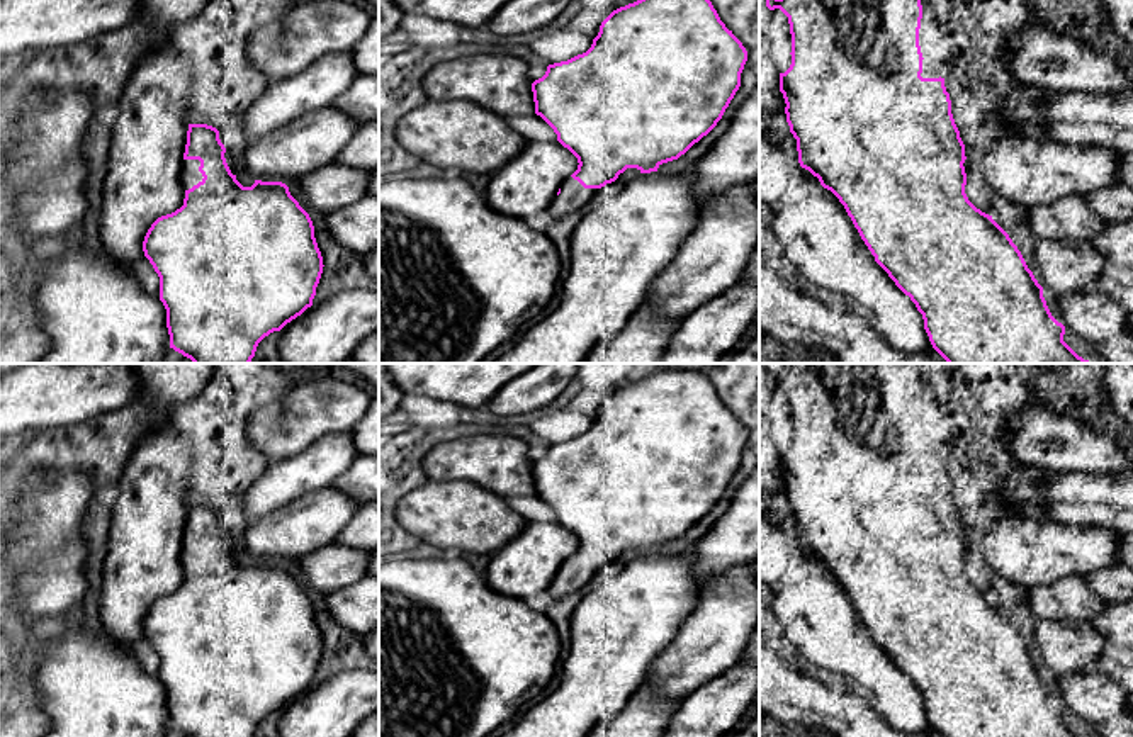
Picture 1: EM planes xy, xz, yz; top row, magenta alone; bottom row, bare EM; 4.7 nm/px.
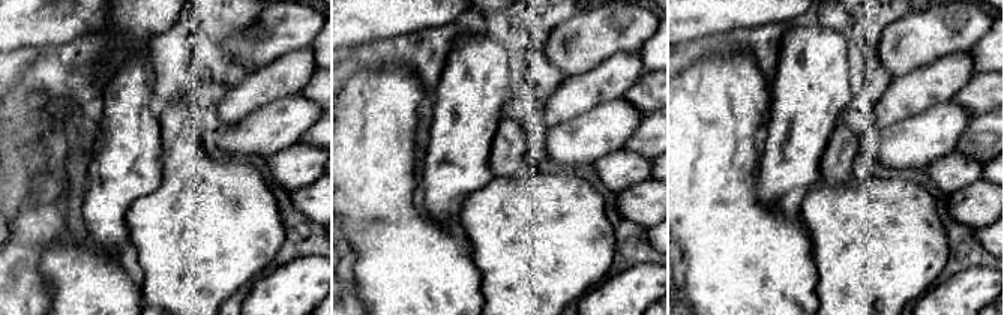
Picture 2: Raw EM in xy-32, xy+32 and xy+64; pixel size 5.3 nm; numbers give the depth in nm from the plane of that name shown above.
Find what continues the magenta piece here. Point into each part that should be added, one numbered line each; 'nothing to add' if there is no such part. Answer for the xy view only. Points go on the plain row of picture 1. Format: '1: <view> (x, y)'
1: xy (191, 556)

